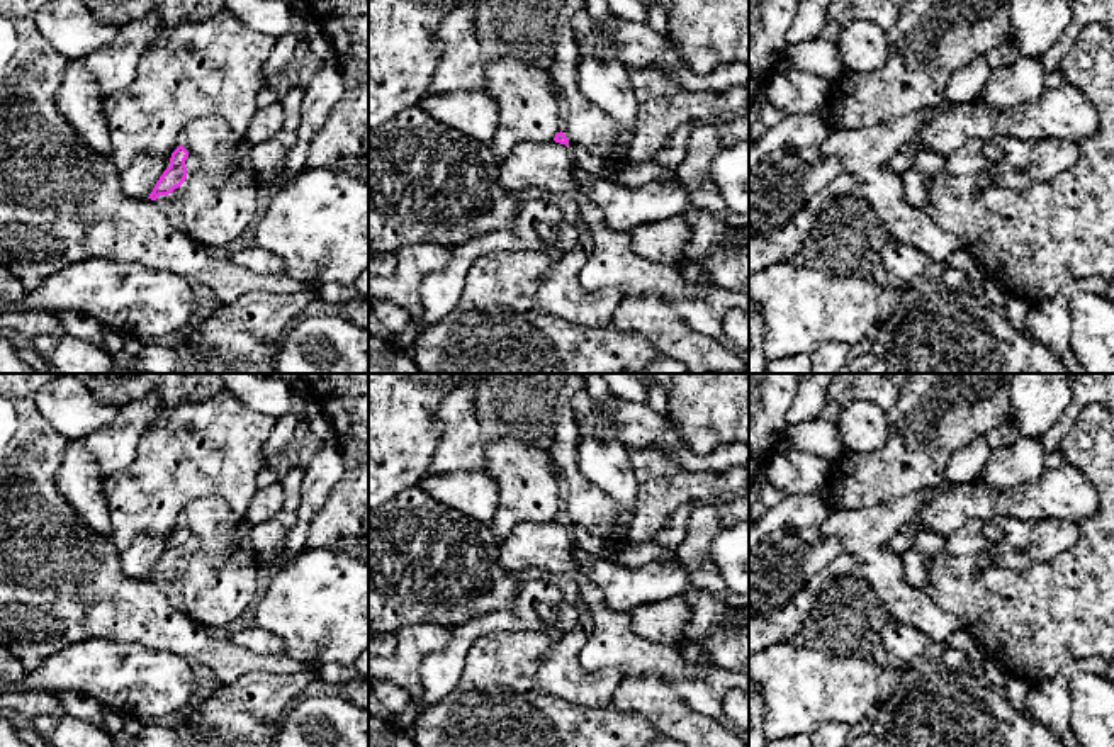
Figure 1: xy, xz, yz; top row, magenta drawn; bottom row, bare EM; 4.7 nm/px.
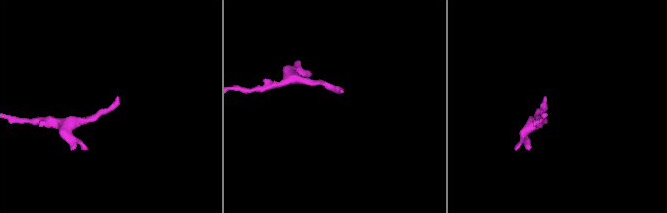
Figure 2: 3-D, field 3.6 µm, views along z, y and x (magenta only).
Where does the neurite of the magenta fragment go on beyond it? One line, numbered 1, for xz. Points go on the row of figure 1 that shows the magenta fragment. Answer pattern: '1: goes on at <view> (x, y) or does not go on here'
1: does not go on here

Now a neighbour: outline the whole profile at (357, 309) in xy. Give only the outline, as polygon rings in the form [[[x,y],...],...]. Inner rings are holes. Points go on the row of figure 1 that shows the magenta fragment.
[[[357,295],[345,307],[345,317],[369,331],[369,297]]]

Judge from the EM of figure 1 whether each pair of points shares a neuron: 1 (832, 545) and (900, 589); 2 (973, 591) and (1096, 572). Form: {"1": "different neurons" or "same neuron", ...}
{"1": "different neurons", "2": "same neuron"}

